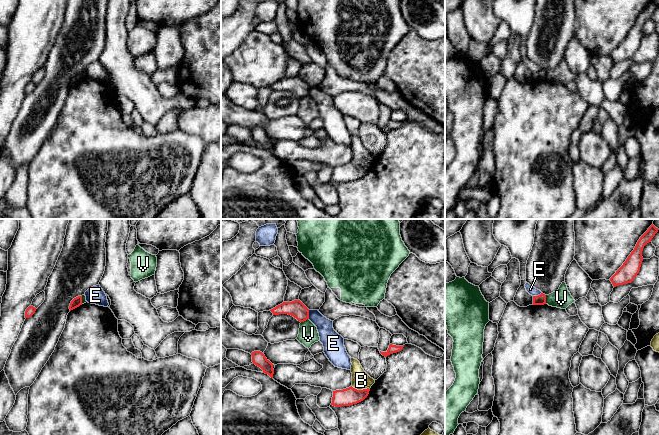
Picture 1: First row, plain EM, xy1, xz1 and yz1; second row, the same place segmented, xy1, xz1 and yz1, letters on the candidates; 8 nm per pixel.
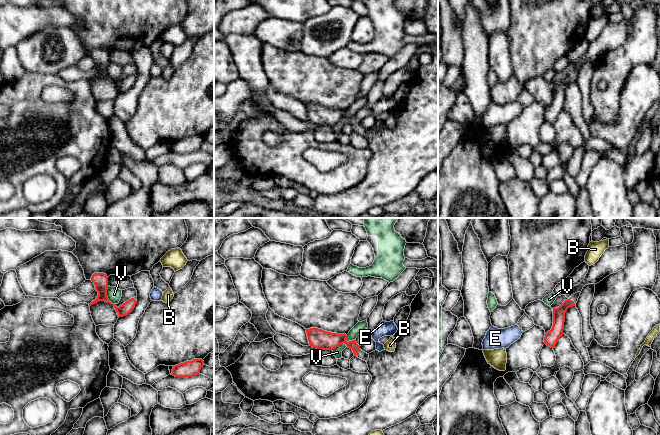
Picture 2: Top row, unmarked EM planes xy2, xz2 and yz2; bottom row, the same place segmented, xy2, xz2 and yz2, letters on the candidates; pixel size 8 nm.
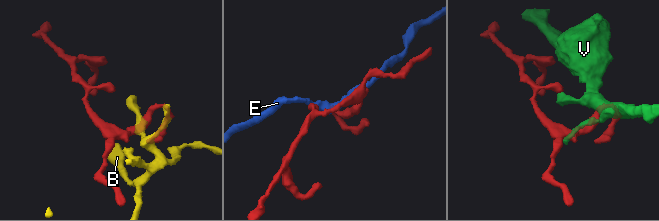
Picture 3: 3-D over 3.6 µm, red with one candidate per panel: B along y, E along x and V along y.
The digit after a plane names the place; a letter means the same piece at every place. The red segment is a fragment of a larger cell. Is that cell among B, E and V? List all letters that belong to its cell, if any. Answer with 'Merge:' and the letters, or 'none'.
Merge: none

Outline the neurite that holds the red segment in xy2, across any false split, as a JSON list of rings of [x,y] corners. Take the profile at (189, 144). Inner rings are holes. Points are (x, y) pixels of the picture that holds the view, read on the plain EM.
[[[202,135],[186,137],[173,142],[172,151],[175,153],[192,153],[198,151],[203,142],[204,137]]]

